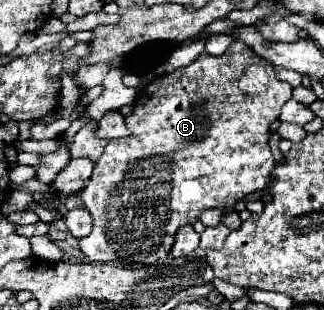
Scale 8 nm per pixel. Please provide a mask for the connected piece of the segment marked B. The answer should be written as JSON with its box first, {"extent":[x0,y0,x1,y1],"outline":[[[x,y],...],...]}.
{"extent":[80,40,292,266],"outline":[[[234,40],[222,56],[202,52],[192,64],[172,74],[156,76],[140,88],[132,112],[125,117],[130,136],[108,140],[88,186],[80,194],[94,220],[92,232],[80,240],[80,250],[92,262],[130,266],[136,260],[146,266],[160,264],[170,256],[180,226],[194,224],[208,208],[232,206],[246,194],[266,186],[274,170],[274,158],[268,148],[270,126],[278,120],[282,104],[292,98],[292,86],[278,80],[274,64],[269,65],[246,44]]]}

